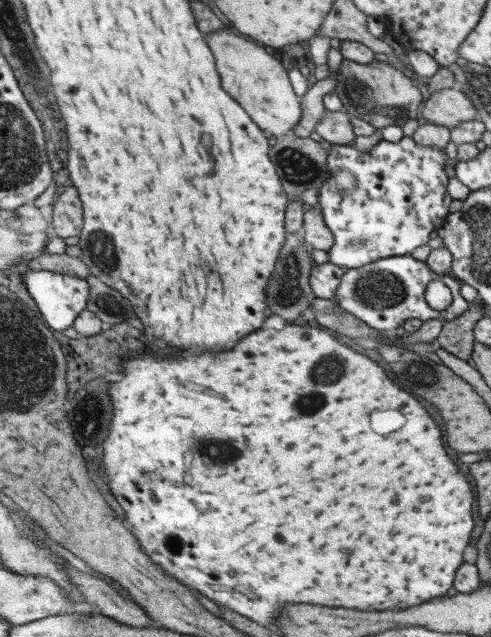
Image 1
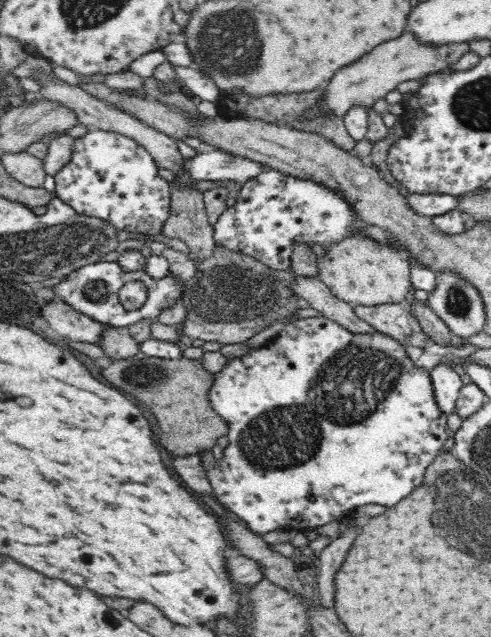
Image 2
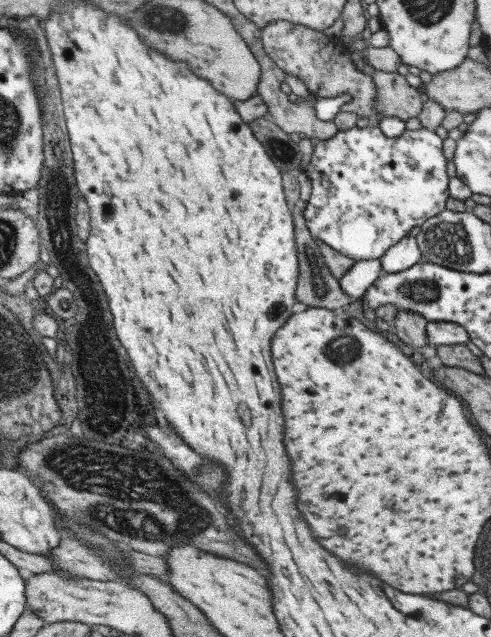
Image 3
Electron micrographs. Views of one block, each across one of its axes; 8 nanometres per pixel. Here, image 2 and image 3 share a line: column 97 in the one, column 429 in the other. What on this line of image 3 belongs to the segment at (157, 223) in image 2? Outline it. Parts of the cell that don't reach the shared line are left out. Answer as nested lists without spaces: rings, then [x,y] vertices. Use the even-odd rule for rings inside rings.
[[[377,124],[366,128],[354,127],[338,131],[332,138],[311,138],[313,154],[304,168],[302,177],[312,183],[311,197],[307,202],[306,226],[310,234],[351,258],[352,260],[379,259],[387,250],[415,226],[446,209],[449,199],[449,177],[446,173],[447,156],[443,152],[443,140],[434,130],[406,129],[398,137],[386,136]]]

